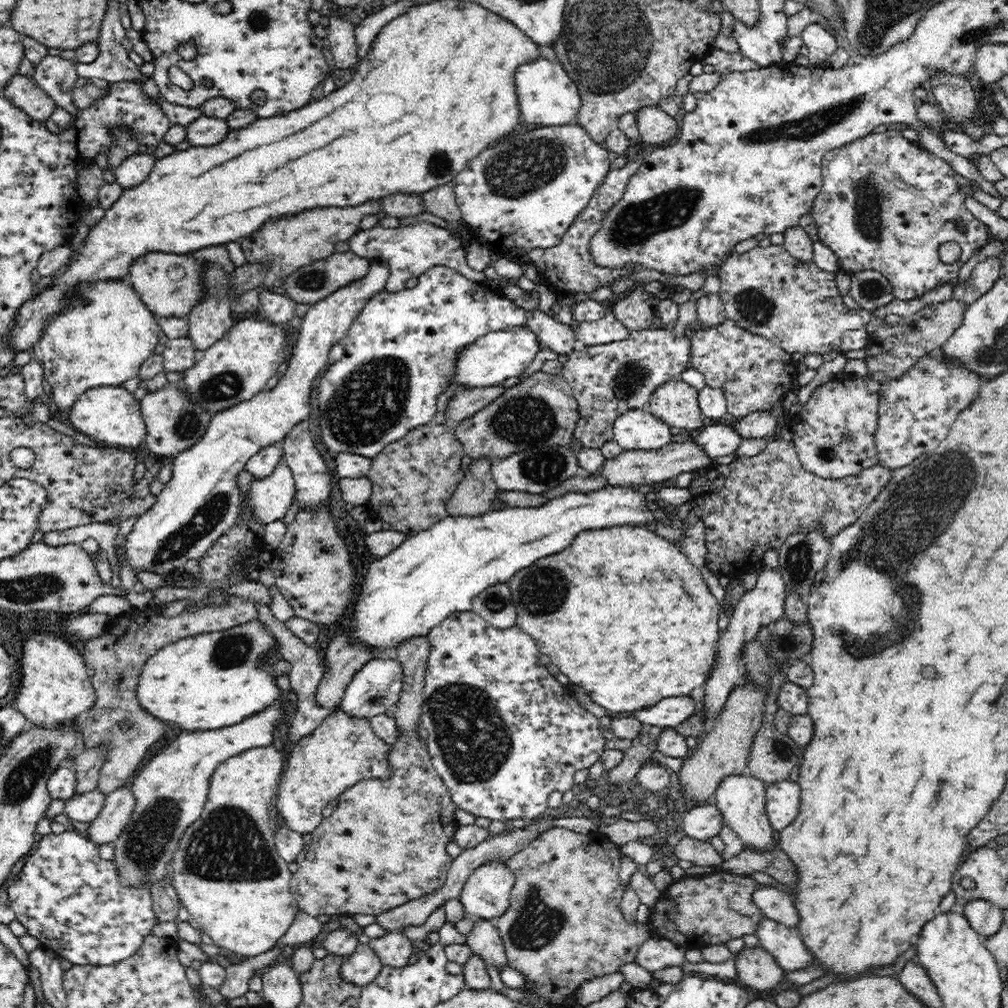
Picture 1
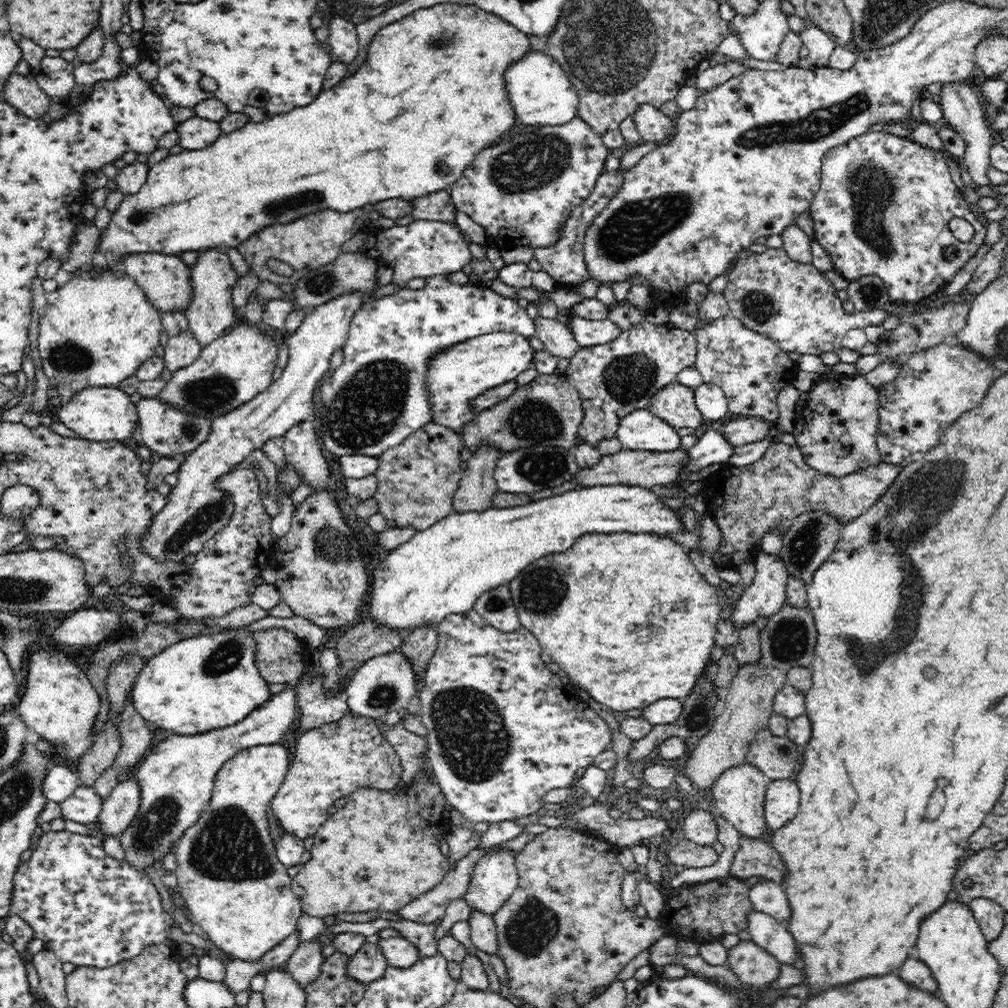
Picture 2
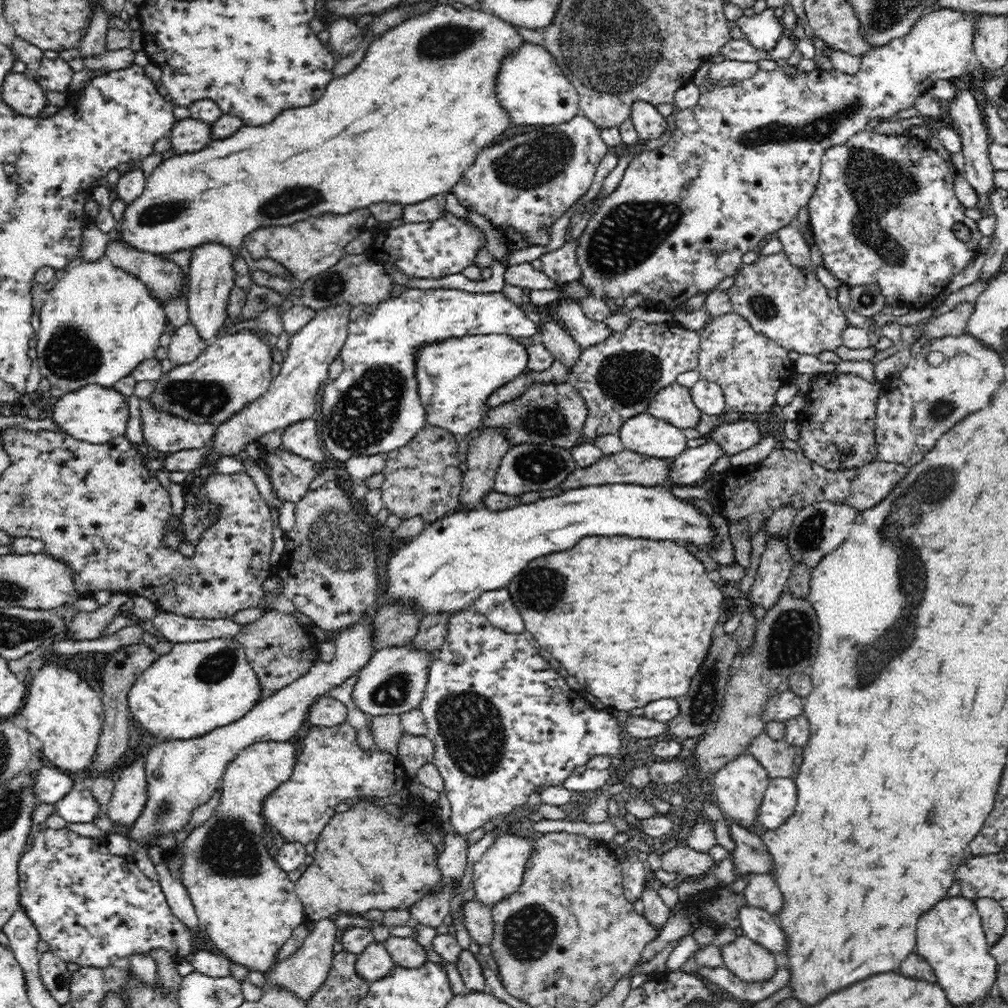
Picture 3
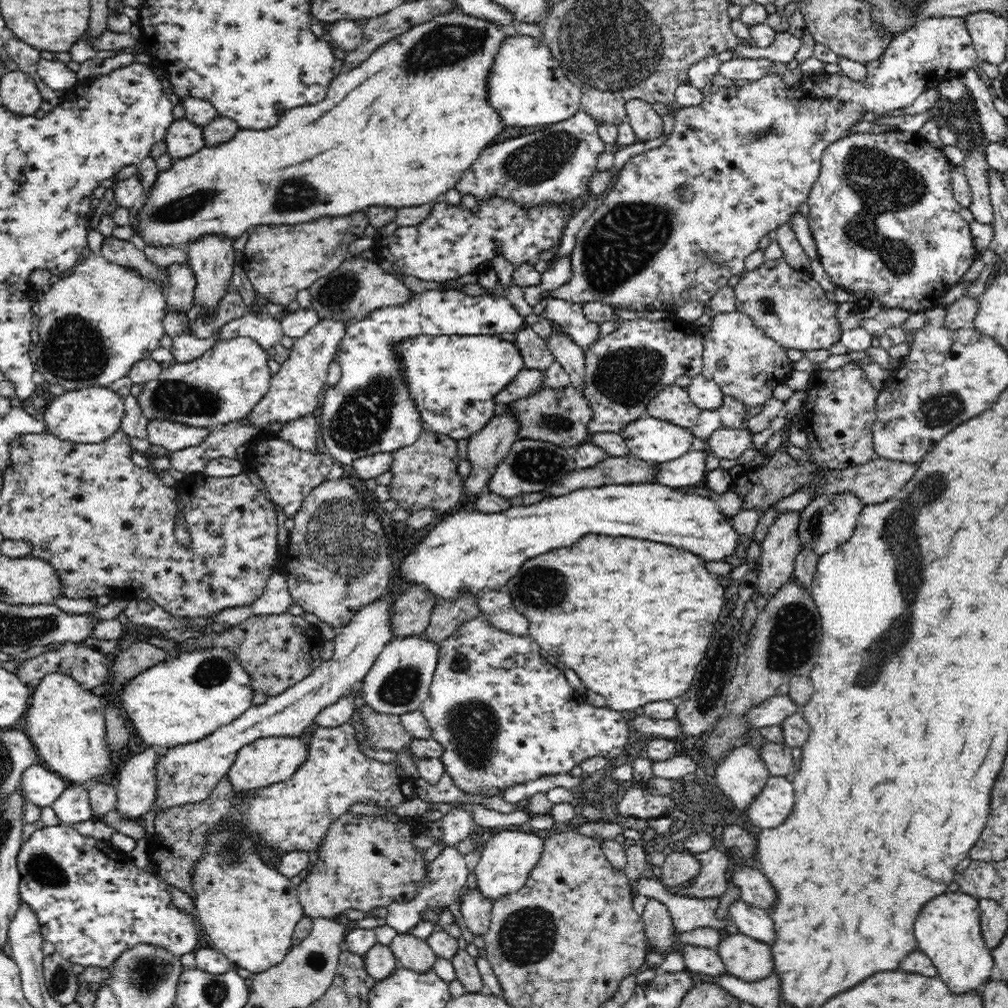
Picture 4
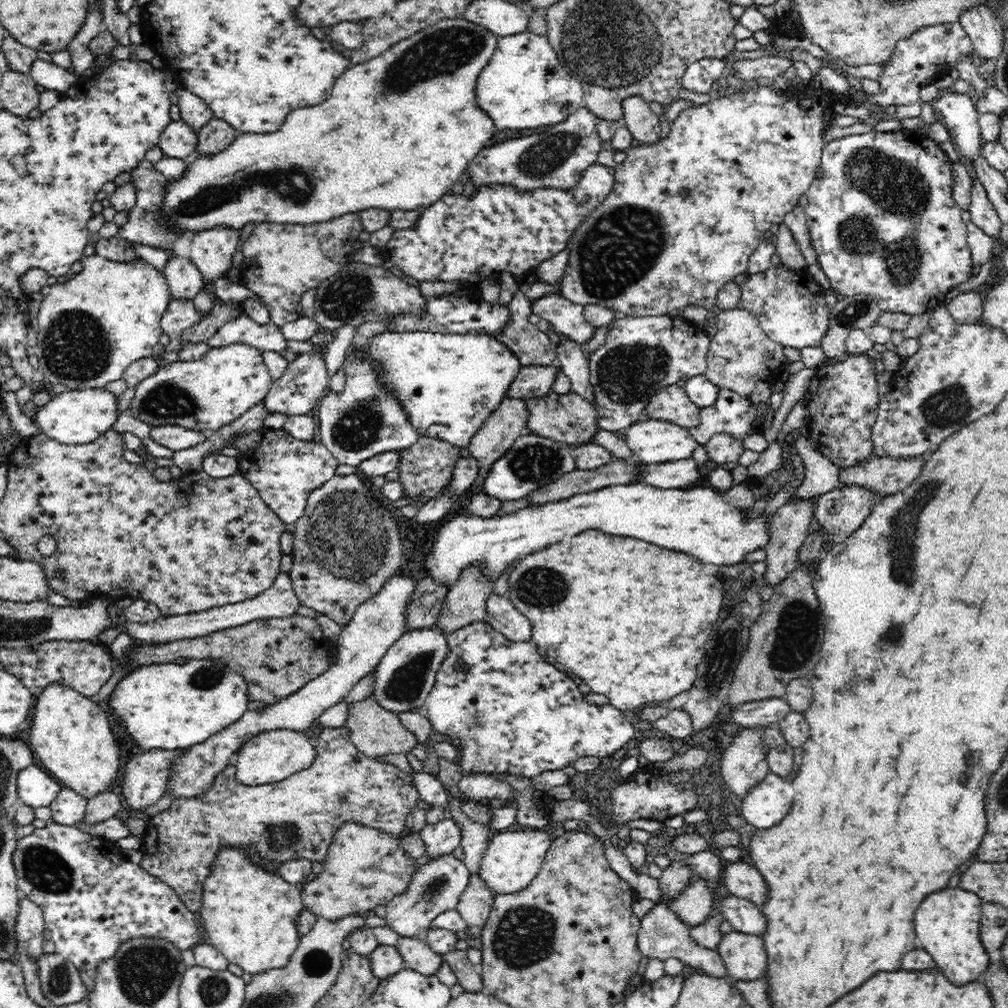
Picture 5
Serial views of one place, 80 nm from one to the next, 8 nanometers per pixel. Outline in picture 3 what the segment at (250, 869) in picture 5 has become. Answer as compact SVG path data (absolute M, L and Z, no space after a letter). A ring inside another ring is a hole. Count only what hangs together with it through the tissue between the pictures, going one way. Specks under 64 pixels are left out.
M257 742L243 748L221 775L217 792L217 806L212 815L200 826L190 831L182 840L178 853L182 855L180 868L181 884L196 909L198 926L202 933L216 944L231 963L240 964L250 971L265 973L274 965L284 943L292 936L293 930L306 922L303 904L295 892L295 884L288 879L288 873L274 862L268 852L262 852L258 872L246 874L244 850L266 850L264 846L263 802L275 788L286 782L296 764L296 746L292 742Z

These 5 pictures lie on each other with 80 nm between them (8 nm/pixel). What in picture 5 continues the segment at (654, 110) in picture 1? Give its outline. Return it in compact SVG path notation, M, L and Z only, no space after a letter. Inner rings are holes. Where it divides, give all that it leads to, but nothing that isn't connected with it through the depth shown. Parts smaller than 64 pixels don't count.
M628 97L623 102L623 124L631 131L636 143L650 145L660 139L660 119L642 97Z

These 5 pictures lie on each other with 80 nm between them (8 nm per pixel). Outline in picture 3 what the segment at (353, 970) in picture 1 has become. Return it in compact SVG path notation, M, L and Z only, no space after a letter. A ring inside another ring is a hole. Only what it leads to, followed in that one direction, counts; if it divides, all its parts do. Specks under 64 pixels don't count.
M378 941L368 944L358 955L356 969L360 977L364 977L368 982L374 982L376 979L382 979L392 968L396 966L388 949Z

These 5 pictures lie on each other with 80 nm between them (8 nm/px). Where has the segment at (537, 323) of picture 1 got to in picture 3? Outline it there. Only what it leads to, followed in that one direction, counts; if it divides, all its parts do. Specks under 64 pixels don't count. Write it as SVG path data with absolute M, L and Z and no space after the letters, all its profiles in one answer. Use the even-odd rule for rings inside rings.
M557 319L548 321L543 326L543 331L537 335L537 339L555 360L566 365L568 372L573 370L574 361L578 360L583 349Z

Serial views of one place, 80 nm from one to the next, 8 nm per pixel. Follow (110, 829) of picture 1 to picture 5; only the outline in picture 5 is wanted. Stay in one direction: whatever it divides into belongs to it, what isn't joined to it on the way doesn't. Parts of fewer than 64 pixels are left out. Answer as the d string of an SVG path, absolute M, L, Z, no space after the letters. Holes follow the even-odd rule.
M150 749L134 755L125 763L120 797L126 799L130 806L128 811L144 811L160 800L165 794L165 776L169 764L181 750Z

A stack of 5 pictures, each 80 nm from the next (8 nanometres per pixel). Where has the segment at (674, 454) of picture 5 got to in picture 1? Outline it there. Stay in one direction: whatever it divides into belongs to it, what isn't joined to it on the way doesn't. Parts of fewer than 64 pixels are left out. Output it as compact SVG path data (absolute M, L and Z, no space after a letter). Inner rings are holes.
M646 408L622 414L613 424L614 441L624 451L654 450L672 443L670 427Z

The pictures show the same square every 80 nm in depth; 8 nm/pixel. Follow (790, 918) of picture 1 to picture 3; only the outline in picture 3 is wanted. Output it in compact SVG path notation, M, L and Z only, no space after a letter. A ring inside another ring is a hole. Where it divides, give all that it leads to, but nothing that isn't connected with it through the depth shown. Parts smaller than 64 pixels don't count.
M769 873L744 875L748 886L743 890L750 907L761 908L777 916L782 908L782 892Z

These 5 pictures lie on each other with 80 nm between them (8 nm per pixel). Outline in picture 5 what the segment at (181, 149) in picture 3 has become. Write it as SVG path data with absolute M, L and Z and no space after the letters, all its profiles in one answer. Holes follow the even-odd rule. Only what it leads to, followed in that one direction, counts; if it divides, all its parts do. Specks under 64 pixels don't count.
M171 120L160 135L157 146L170 158L189 160L194 156L196 146L198 146L197 133L183 120Z

